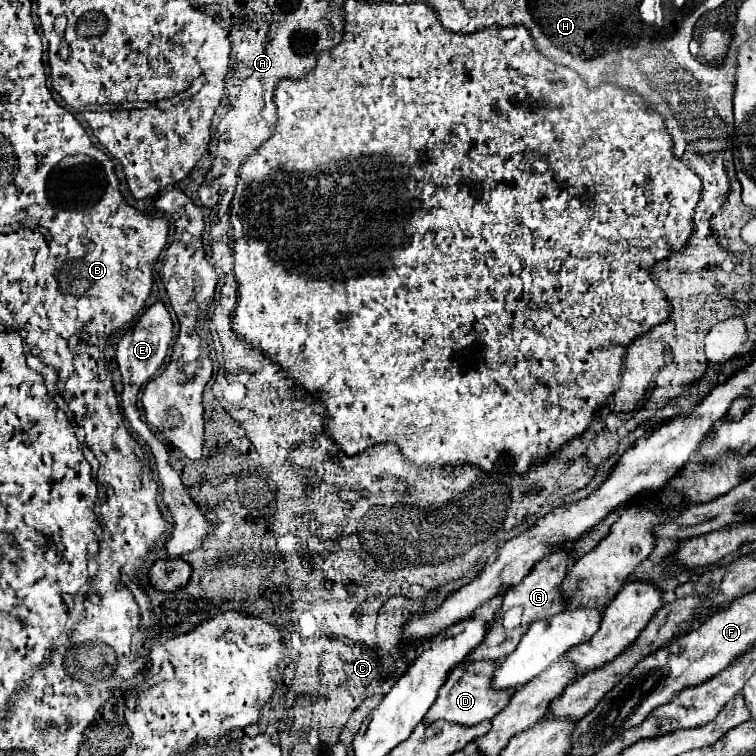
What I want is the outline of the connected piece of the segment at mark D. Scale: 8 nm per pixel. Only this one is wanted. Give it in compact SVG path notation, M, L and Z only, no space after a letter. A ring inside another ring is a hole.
M467 661L455 671L451 671L447 683L439 689L439 695L431 709L425 715L425 723L435 723L439 719L445 719L449 723L459 723L459 725L475 725L483 719L493 719L499 711L503 711L515 691L501 691L491 687L495 663L493 661Z

